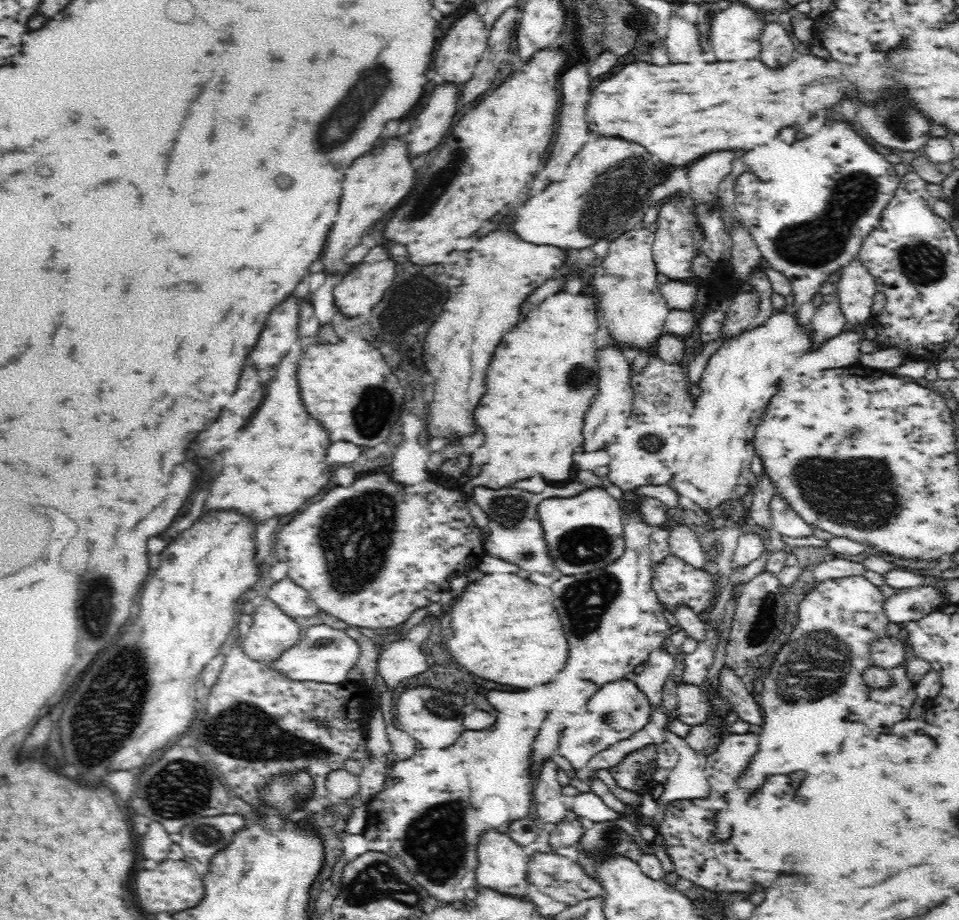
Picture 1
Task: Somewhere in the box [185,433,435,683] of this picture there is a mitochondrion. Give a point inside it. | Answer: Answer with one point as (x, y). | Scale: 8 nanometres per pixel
(368, 519)

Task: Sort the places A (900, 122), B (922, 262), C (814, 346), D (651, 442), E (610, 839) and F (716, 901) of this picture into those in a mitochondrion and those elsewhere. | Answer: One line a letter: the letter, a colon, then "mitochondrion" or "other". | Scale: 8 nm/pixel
A: mitochondrion
B: mitochondrion
C: other
D: mitochondrion
E: mitochondrion
F: other

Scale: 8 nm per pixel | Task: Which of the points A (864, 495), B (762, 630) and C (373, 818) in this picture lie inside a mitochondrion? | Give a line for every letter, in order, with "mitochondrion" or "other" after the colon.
A: mitochondrion
B: mitochondrion
C: other

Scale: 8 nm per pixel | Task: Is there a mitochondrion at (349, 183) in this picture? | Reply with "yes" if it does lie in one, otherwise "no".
no

